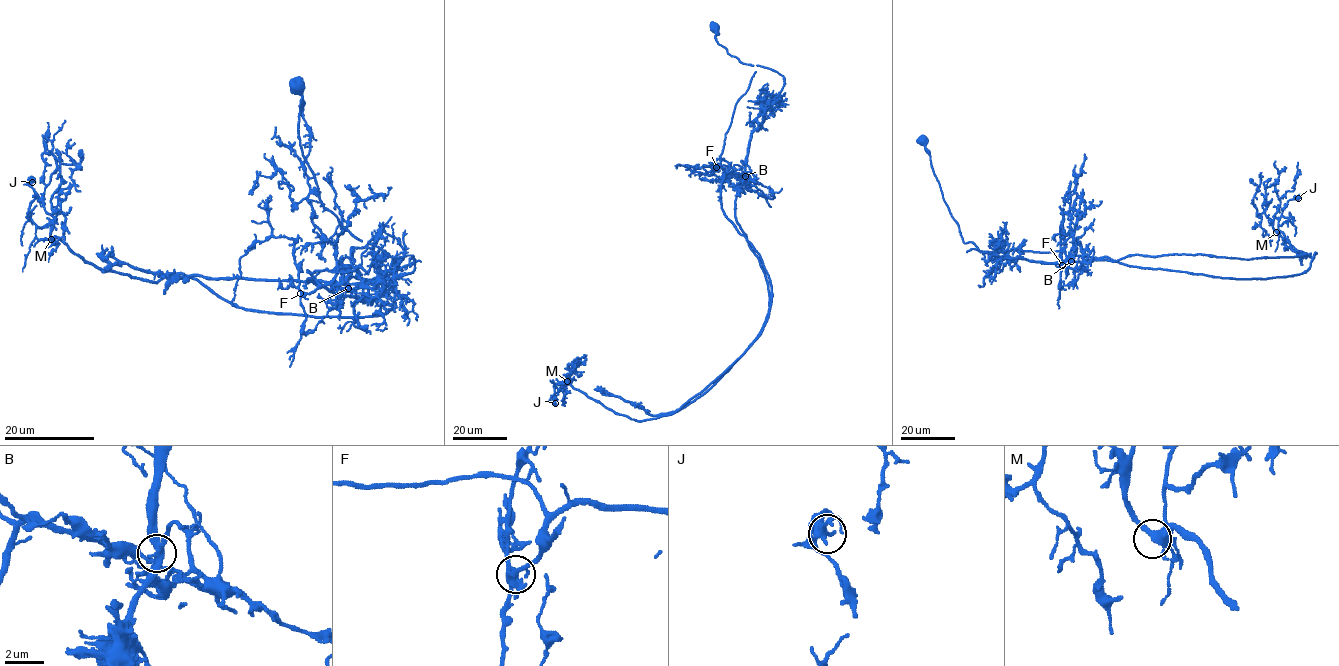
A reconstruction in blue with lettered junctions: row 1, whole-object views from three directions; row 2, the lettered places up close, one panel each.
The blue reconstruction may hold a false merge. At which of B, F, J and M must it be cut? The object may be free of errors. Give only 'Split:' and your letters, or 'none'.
Split: B

